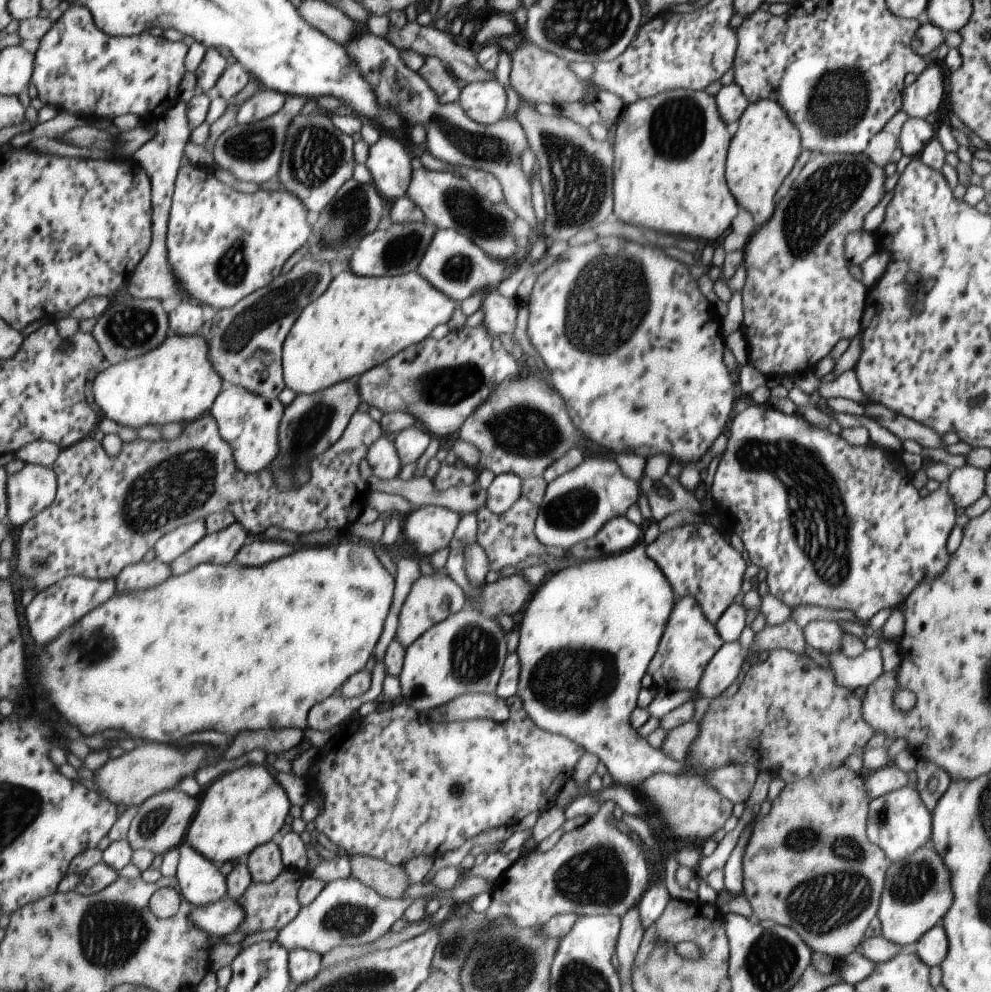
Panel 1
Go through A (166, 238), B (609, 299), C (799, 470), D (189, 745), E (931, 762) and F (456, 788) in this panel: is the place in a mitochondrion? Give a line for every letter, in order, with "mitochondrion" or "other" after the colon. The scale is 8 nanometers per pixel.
A: other
B: mitochondrion
C: mitochondrion
D: other
E: other
F: mitochondrion

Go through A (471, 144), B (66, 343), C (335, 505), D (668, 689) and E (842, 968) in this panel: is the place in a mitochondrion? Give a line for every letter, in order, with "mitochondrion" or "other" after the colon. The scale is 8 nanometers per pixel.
A: mitochondrion
B: other
C: other
D: other
E: other

